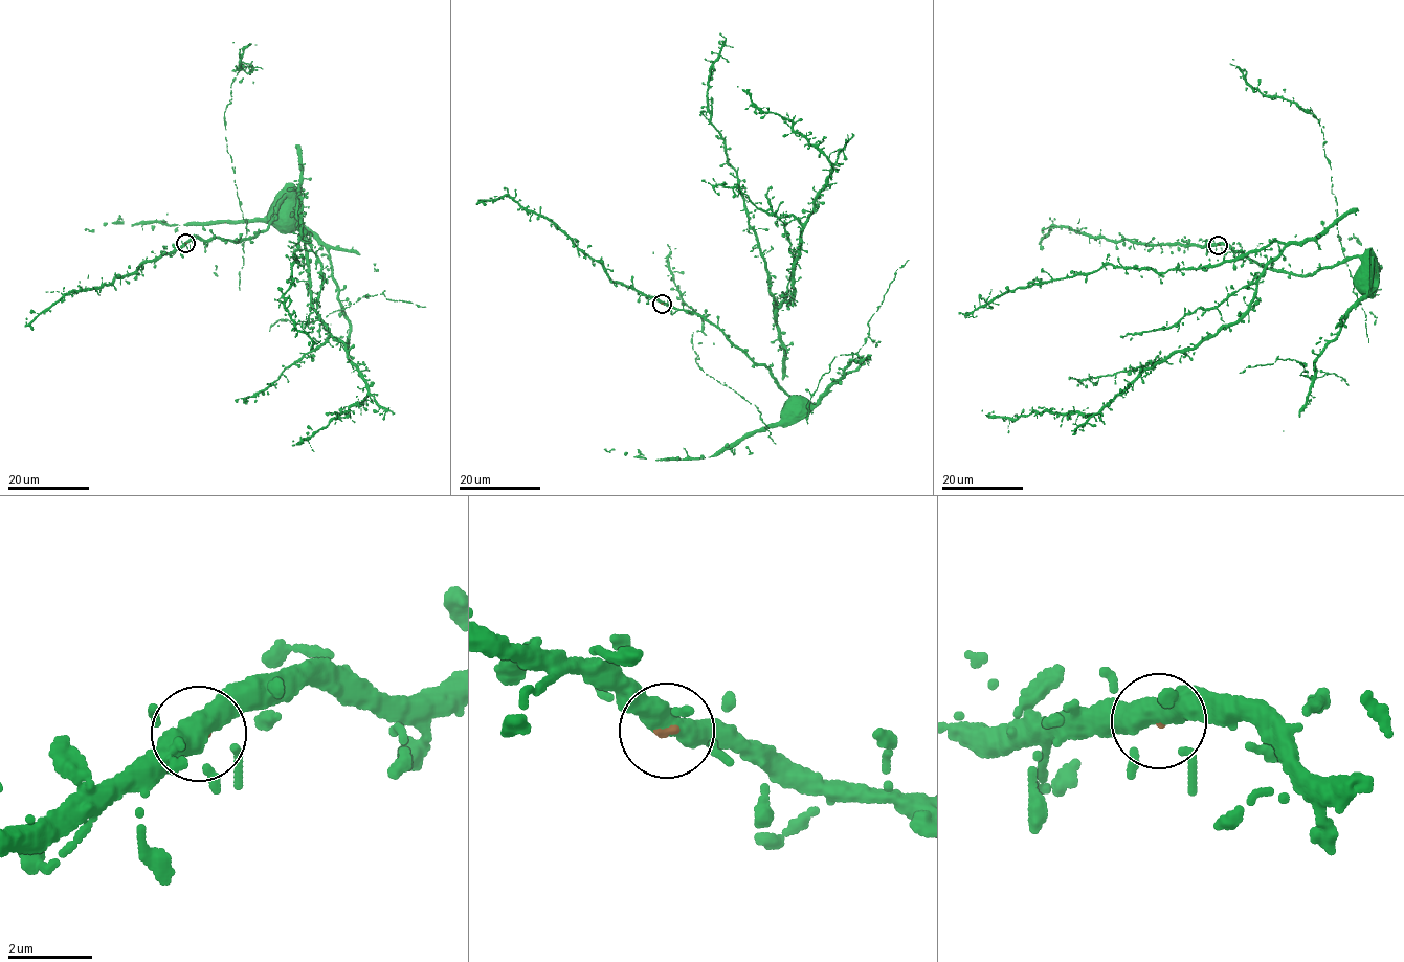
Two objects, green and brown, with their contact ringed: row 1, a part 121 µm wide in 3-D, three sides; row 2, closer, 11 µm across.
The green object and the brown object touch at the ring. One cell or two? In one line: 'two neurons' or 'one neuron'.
one neuron

